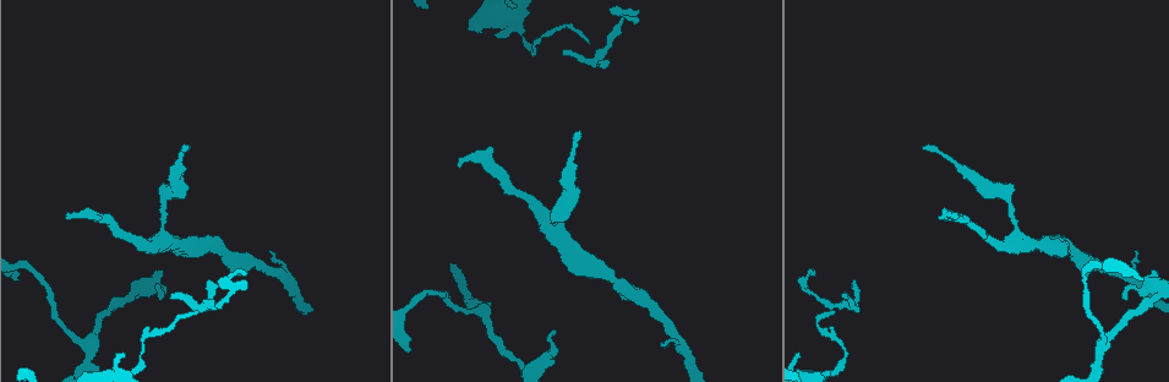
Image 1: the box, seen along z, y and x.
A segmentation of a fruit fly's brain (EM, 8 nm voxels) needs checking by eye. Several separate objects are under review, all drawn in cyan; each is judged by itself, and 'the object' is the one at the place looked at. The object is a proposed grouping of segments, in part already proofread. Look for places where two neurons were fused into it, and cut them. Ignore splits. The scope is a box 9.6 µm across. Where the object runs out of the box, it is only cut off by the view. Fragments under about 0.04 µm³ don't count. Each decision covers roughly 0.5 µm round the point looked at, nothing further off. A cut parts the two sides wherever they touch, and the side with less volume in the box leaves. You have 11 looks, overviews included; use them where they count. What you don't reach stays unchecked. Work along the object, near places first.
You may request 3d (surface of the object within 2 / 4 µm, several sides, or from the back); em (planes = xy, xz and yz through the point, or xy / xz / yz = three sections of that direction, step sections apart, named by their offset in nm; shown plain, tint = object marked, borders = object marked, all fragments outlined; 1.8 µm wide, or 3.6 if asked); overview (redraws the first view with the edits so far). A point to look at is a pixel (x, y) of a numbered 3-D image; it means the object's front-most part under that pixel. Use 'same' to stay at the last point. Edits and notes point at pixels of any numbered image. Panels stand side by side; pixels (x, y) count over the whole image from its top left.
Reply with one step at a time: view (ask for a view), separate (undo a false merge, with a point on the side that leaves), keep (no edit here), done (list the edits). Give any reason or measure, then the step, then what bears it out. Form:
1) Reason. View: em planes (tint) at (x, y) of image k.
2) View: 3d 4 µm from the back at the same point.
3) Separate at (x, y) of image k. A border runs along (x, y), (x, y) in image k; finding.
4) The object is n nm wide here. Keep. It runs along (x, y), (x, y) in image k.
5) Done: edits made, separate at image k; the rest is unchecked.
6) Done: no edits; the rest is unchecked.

Narrows sharply. View: 3d 2 µm at (161, 241) of image 1.

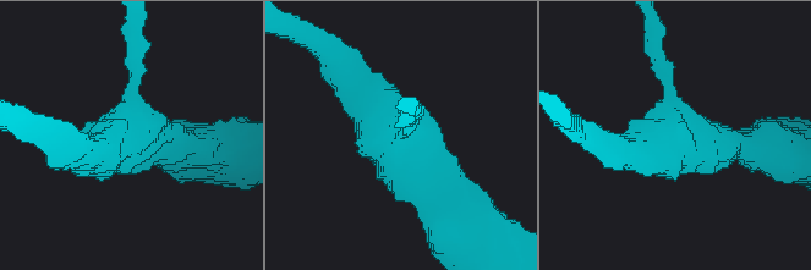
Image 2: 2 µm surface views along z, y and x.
3 arms meet here. View: em xz step 4 (tint) at (673, 139) of image 2.

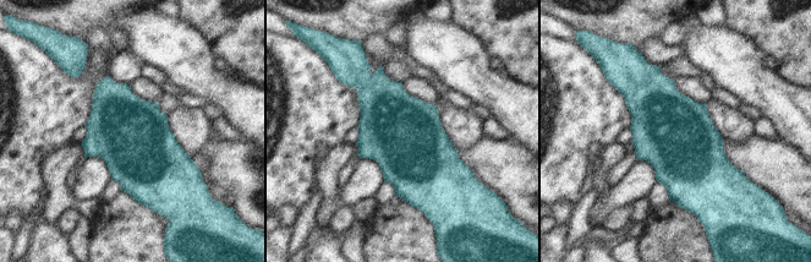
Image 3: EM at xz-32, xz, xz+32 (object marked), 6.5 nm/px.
Cut it another way. View: em xy step 8 (borders) at the same point.

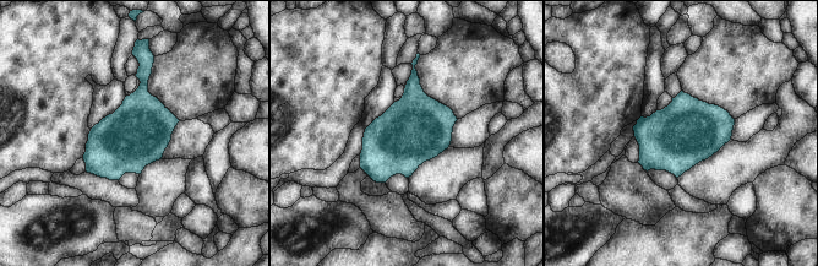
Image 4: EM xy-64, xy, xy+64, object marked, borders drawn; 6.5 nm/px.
Keep. One neuron here.

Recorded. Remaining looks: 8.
Sudden change in width. View: em xy step 8 (tint) at (174, 181) of image 1.

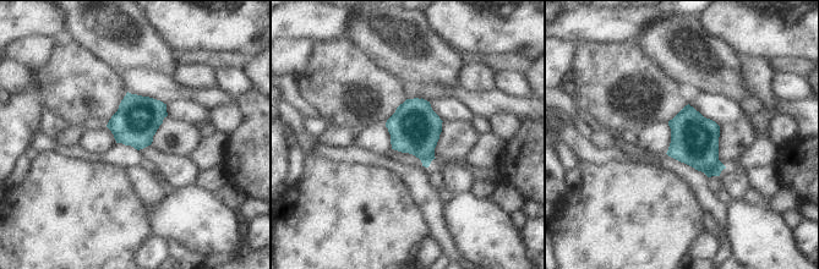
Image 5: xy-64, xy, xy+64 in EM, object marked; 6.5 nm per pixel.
View: em xz step 4 (tint) at the same point.

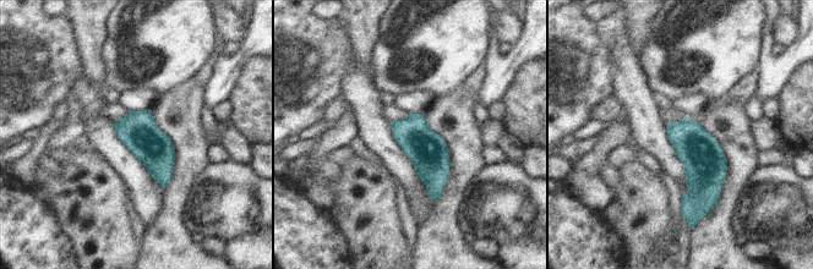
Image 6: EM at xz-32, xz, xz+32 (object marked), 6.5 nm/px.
Keep. All the same neuron.

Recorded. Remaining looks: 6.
Calibre changes. View: em xz step 4 (tint) at (22, 262) of image 1.

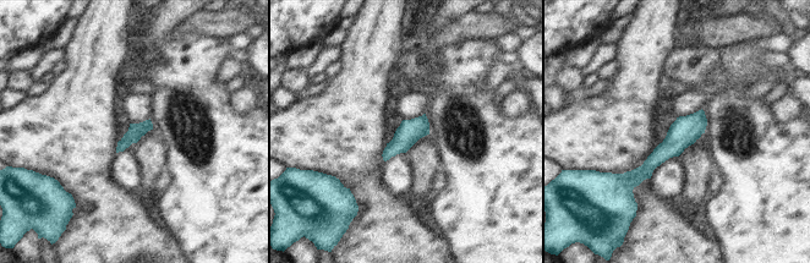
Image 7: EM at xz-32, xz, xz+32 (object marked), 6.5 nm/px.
The object is 110 nm wide here. Keep. It runs along (701, 114), (640, 174), (625, 184) in image 7; all the same neuron.

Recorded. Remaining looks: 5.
Abrupt turn. View: 3d 4 µm at (482, 310) of image 1.

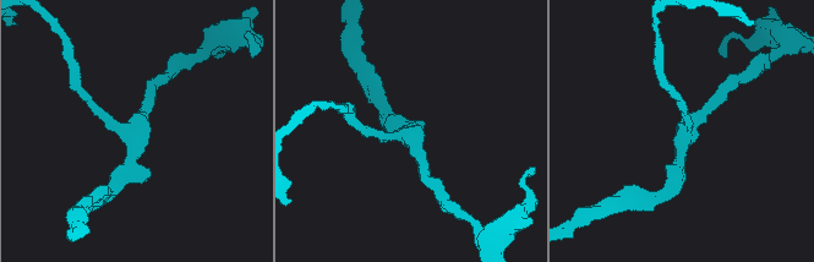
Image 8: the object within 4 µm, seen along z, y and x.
3 arms meet here. View: em planes (tint) at (411, 134) of image 8.

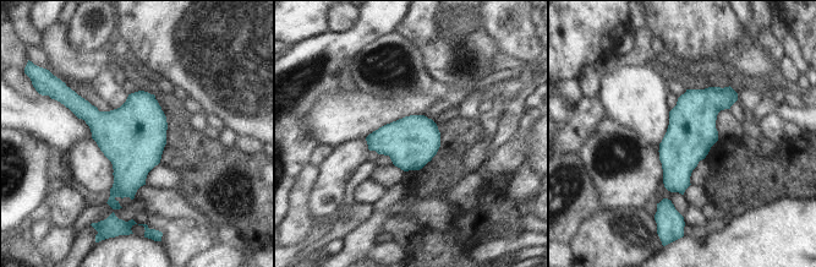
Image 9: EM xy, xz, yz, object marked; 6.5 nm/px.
Keep. One neuron here.

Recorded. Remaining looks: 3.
Done: no edits; the rest is unchecked.

